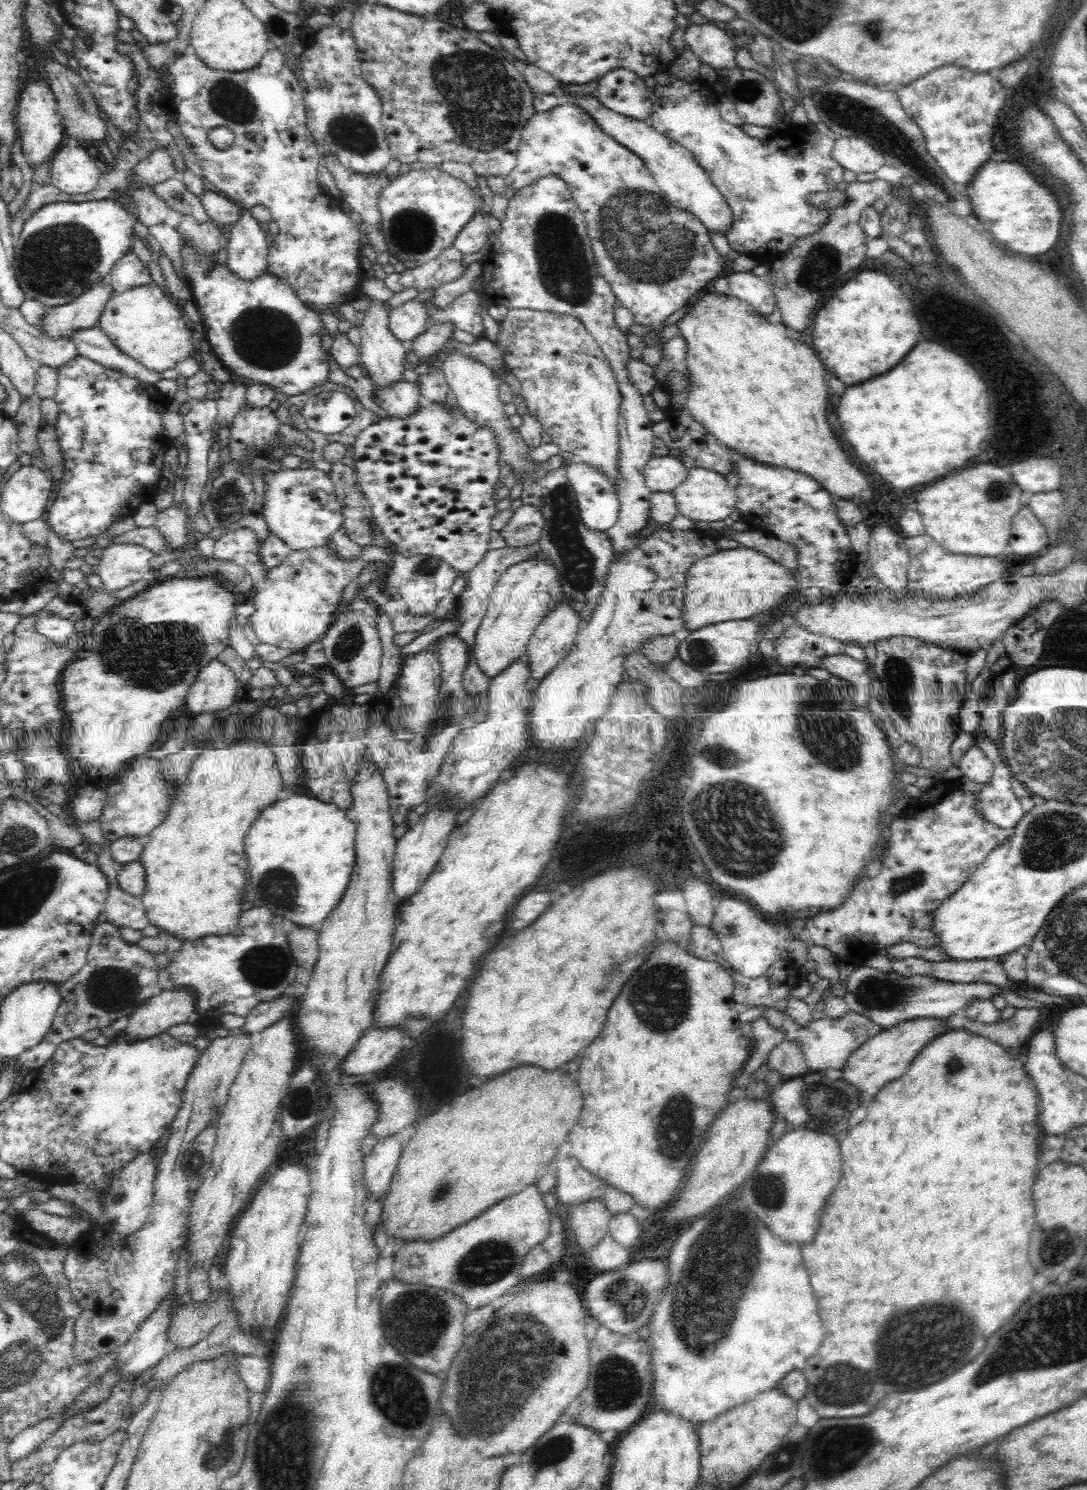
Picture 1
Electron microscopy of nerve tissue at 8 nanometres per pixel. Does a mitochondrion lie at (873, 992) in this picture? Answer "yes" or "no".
yes

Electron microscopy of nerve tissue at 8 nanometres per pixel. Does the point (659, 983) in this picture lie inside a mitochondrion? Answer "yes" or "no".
yes

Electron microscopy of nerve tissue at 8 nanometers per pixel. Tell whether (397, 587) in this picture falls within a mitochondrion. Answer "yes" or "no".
no

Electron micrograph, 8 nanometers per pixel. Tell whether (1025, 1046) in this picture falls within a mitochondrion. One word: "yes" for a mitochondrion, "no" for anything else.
no

